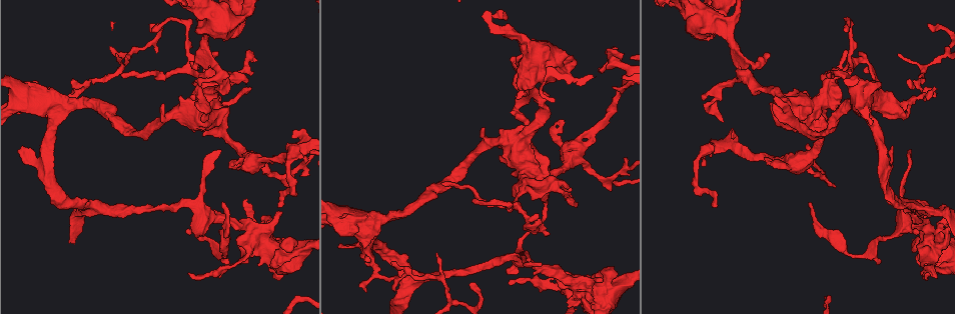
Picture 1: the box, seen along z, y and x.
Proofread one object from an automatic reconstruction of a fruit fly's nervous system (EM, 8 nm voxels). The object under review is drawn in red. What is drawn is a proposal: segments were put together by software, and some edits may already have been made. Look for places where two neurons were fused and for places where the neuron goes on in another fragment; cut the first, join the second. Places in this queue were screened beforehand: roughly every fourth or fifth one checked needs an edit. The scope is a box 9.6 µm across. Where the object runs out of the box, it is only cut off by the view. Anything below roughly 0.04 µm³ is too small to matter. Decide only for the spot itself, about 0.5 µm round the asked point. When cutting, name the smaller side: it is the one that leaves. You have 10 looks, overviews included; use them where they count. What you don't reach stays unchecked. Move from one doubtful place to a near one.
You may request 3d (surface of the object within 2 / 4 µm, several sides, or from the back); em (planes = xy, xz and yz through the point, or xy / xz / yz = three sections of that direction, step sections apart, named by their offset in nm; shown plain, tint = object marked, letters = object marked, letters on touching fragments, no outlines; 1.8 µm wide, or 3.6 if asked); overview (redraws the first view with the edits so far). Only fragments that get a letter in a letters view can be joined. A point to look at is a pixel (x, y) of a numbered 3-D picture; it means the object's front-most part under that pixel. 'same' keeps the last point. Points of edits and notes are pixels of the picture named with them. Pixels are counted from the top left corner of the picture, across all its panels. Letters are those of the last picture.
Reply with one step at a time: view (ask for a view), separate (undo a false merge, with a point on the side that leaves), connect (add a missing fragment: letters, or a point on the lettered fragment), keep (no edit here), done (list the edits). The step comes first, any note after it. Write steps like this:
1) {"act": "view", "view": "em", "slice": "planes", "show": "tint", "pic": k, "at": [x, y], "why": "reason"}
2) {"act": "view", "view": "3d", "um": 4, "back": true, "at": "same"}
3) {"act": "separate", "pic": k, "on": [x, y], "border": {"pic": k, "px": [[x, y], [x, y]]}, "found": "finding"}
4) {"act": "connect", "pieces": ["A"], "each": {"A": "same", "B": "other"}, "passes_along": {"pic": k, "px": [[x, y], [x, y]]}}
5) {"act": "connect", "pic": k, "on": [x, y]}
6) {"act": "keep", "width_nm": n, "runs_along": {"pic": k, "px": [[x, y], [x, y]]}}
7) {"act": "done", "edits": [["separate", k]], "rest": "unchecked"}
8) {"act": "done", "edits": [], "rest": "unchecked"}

{"act": "view", "view": "3d", "um": 4, "pic": 1, "at": [722, 119], "why": "an open end"}

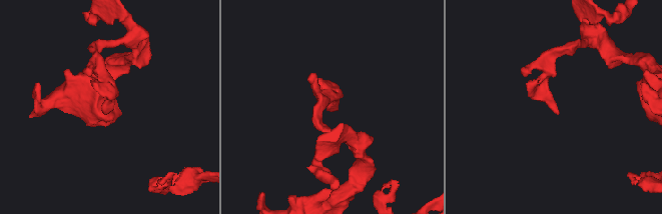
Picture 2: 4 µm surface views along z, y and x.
{"act": "view", "view": "em", "slice": "xy", "step": 16, "show": "plain", "pic": 2, "at": [557, 112]}

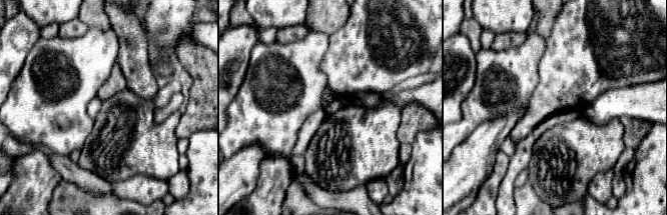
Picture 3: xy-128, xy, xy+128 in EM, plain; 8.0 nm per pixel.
{"act": "view", "view": "em", "slice": "xy", "step": 16, "show": "letters", "at": "same", "why": "see the neighbours"}

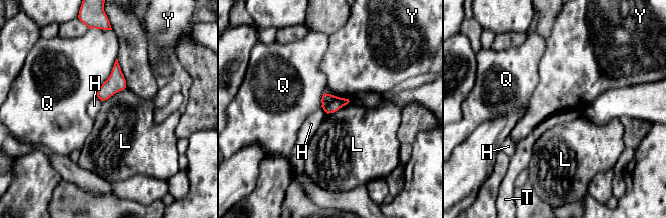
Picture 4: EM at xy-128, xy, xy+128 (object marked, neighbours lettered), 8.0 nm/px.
{"act": "keep", "each": {"H": "other", "L": "other", "Q": "other", "T": "other", "Y": "other"}, "found": "no lettered fragment goes on from it"}

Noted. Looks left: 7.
{"act": "view", "view": "em", "slice": "yz", "step": 8, "show": "letters", "pic": 1, "at": [475, 198], "why": "branch stops here"}

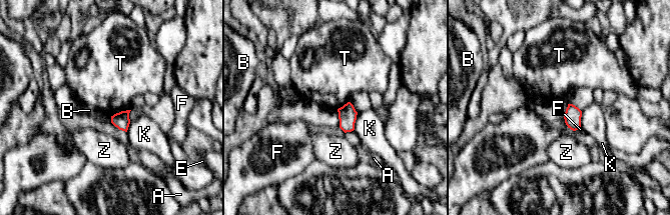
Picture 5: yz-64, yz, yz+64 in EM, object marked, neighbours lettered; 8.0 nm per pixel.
{"act": "keep", "each": {"A": "other", "B": "other", "E": "other", "F": "other", "K": "other", "T": "other", "Z": "other"}, "border": {"pic": 5, "px": [[130, 109], [116, 112], [110, 116]]}, "found": "none of them fits"}

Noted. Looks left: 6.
{"act": "view", "view": "em", "slice": "planes", "show": "tint", "pic": 1, "at": [506, 272], "why": "free end"}

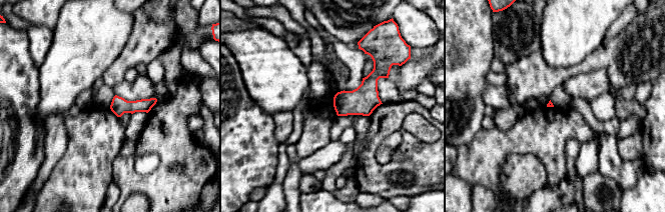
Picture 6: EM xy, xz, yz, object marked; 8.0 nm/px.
{"act": "view", "view": "em", "slice": "planes", "show": "letters", "at": "same"}

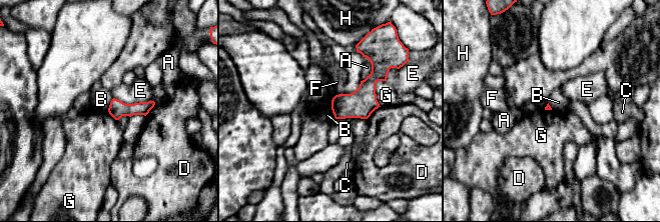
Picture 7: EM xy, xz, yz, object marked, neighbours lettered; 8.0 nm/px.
{"act": "keep", "each": {"A": "other", "B": "other", "C": "other", "D": "other", "E": "other", "F": "other", "G": "other", "H": "other"}, "border": {"pic": 7, "px": [[113, 98], [107, 110]]}, "found": "none of them fits"}

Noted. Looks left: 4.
{"act": "view", "view": "em", "um": 3.6, "slice": "xy", "step": 8, "show": "tint", "pic": 1, "at": [940, 232], "why": "sharp bend"}

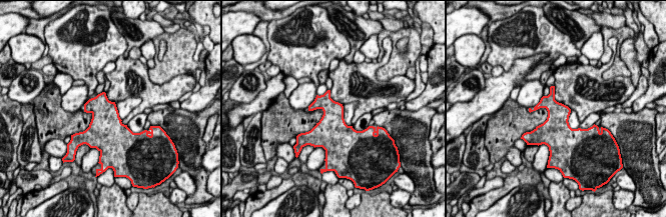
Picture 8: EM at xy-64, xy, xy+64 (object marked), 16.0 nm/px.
{"act": "view", "view": "em", "um": 3.6, "slice": "planes", "show": "letters", "at": "same", "why": "another direction"}

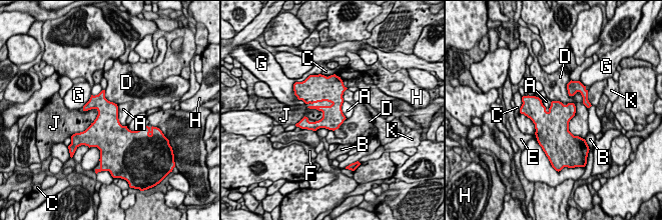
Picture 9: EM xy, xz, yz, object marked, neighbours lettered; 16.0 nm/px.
{"act": "keep", "each": {"A": "other", "B": "other", "C": "other", "D": "other", "E": "other", "F": "other", "G": "other", "H": "other", "J": "other", "K": "other"}, "border": {"pic": 9, "px": [[116, 105], [118, 120], [126, 126]]}, "found": "continuous, no second neuron"}

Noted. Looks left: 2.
{"act": "done", "edits": [], "rest": "unchecked"}

